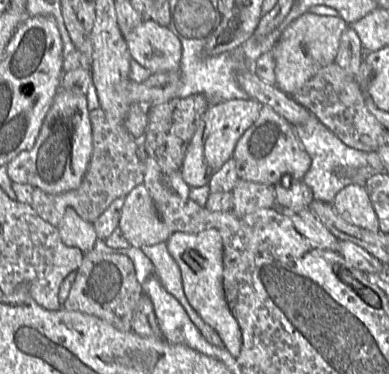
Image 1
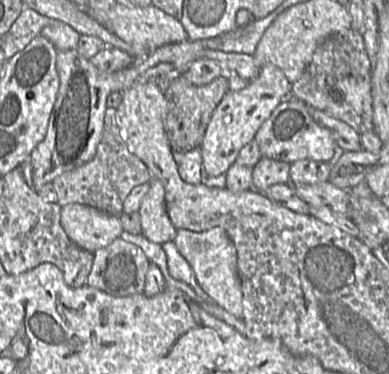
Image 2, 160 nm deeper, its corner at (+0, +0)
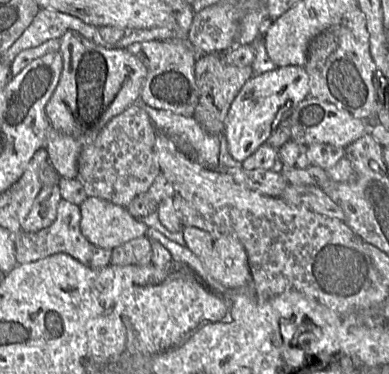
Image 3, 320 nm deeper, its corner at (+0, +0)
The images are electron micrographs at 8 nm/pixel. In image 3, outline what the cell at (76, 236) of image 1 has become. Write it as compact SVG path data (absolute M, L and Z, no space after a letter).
M88 196L79 207L81 232L94 246L113 249L148 230L127 208L101 198Z

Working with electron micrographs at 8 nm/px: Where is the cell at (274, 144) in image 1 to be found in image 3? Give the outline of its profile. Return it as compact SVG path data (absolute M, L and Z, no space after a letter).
M307 97L299 102L291 111L288 119L291 131L290 141L305 146L327 143L345 148L361 136L368 134L371 125L371 122L354 118L334 104L314 97Z

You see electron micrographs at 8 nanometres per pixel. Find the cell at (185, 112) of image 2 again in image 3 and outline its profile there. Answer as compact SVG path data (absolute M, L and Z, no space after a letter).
M208 53L197 58L194 74L199 90L199 101L193 117L207 133L223 135L225 119L233 100L244 84L254 76L252 67L231 66L224 62L221 53Z

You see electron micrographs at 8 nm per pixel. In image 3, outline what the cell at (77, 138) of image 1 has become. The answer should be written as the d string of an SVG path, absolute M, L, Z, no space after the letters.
M73 30L60 38L59 51L63 69L46 105L46 115L52 128L86 145L98 137L110 120L139 101L147 68L126 49L97 44Z

